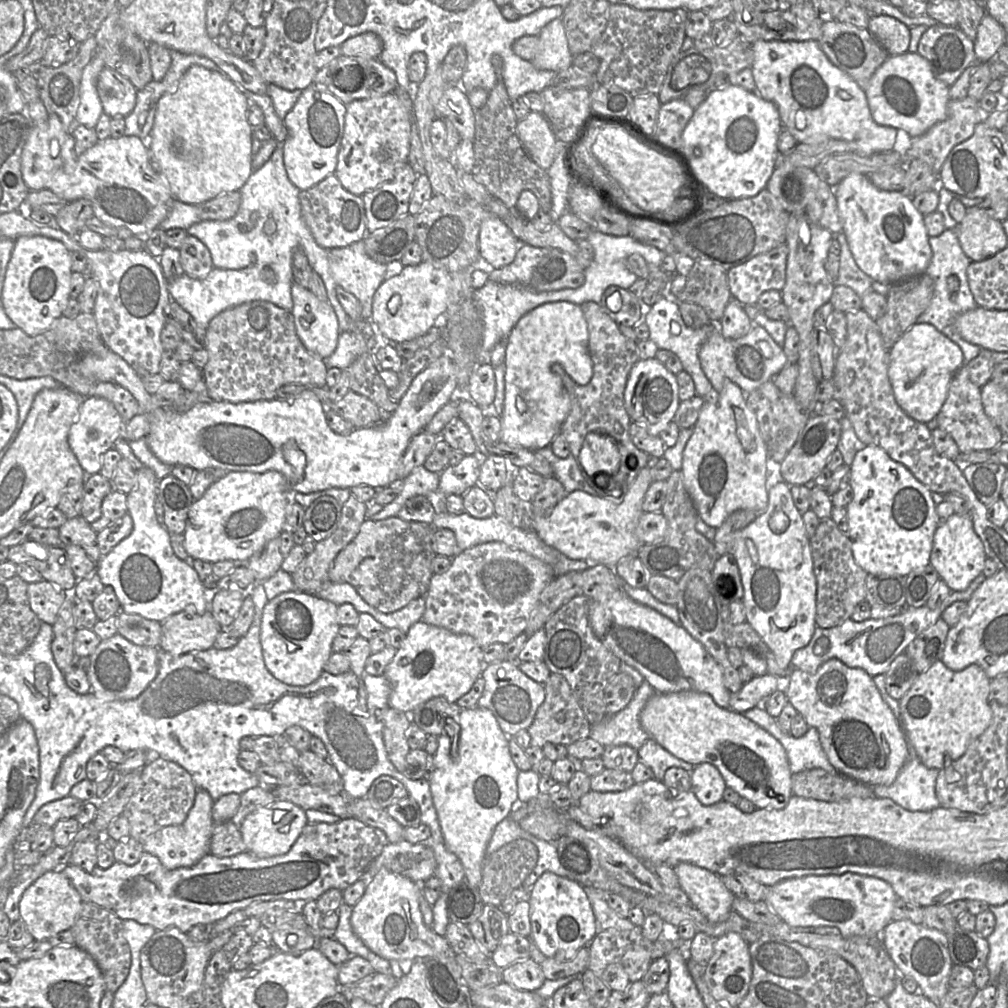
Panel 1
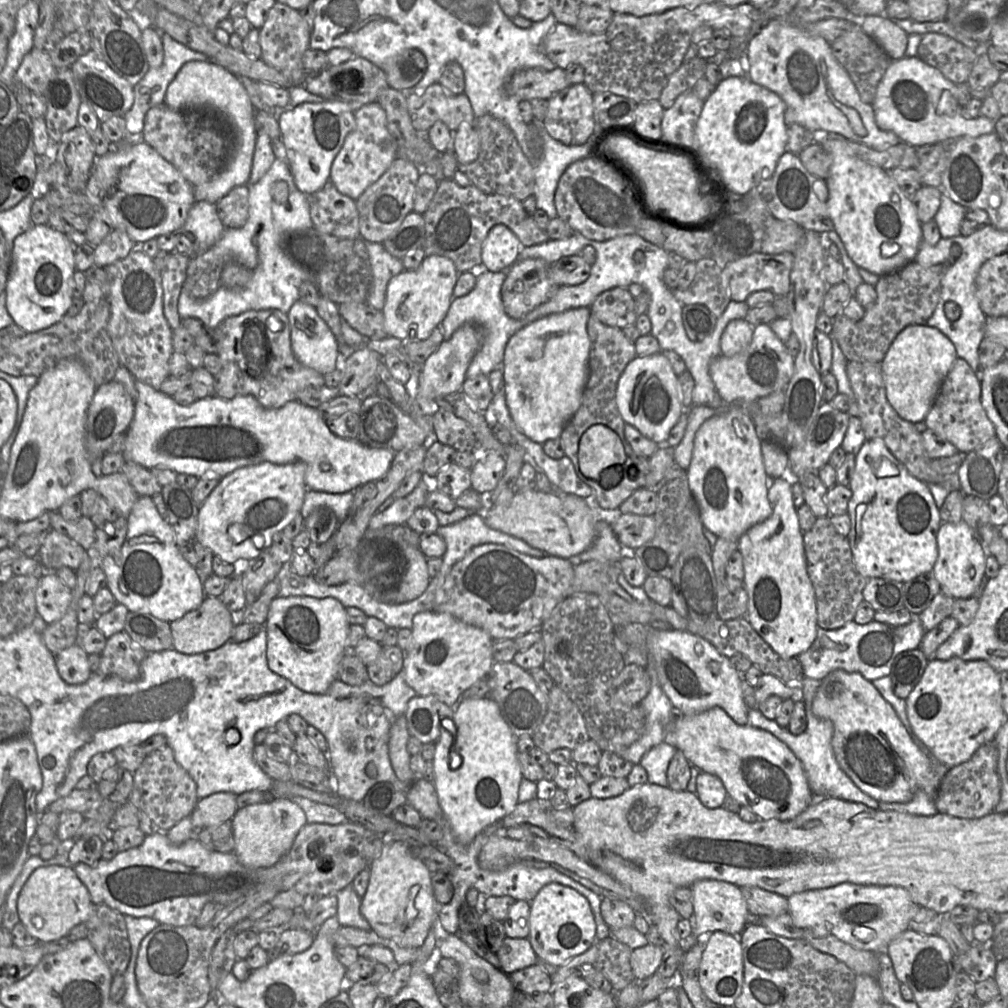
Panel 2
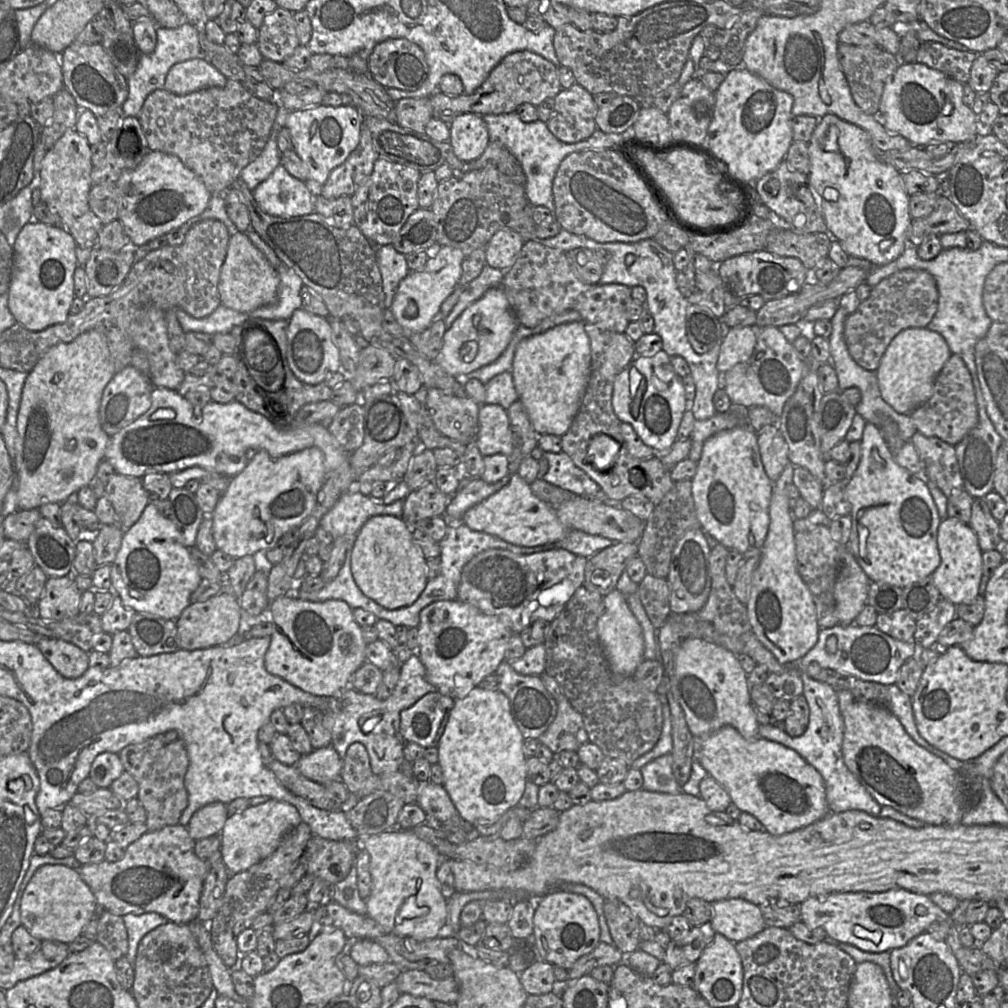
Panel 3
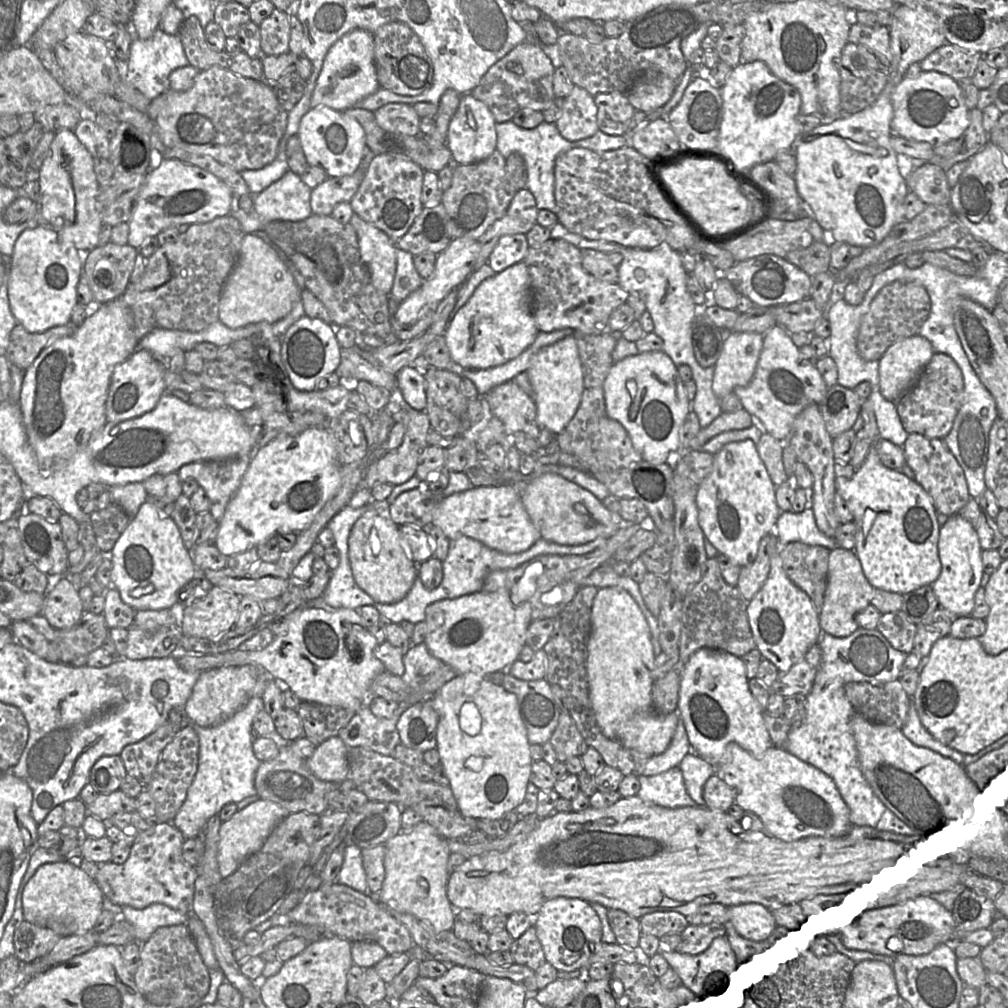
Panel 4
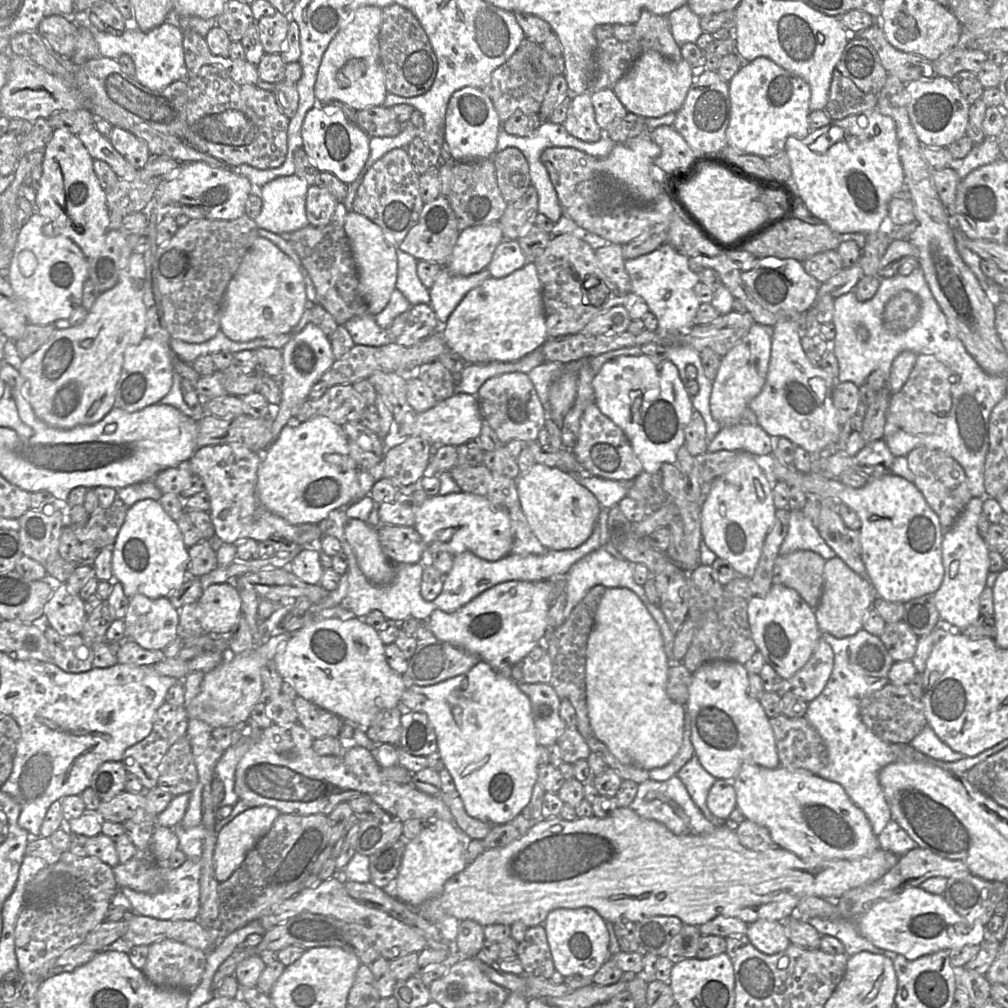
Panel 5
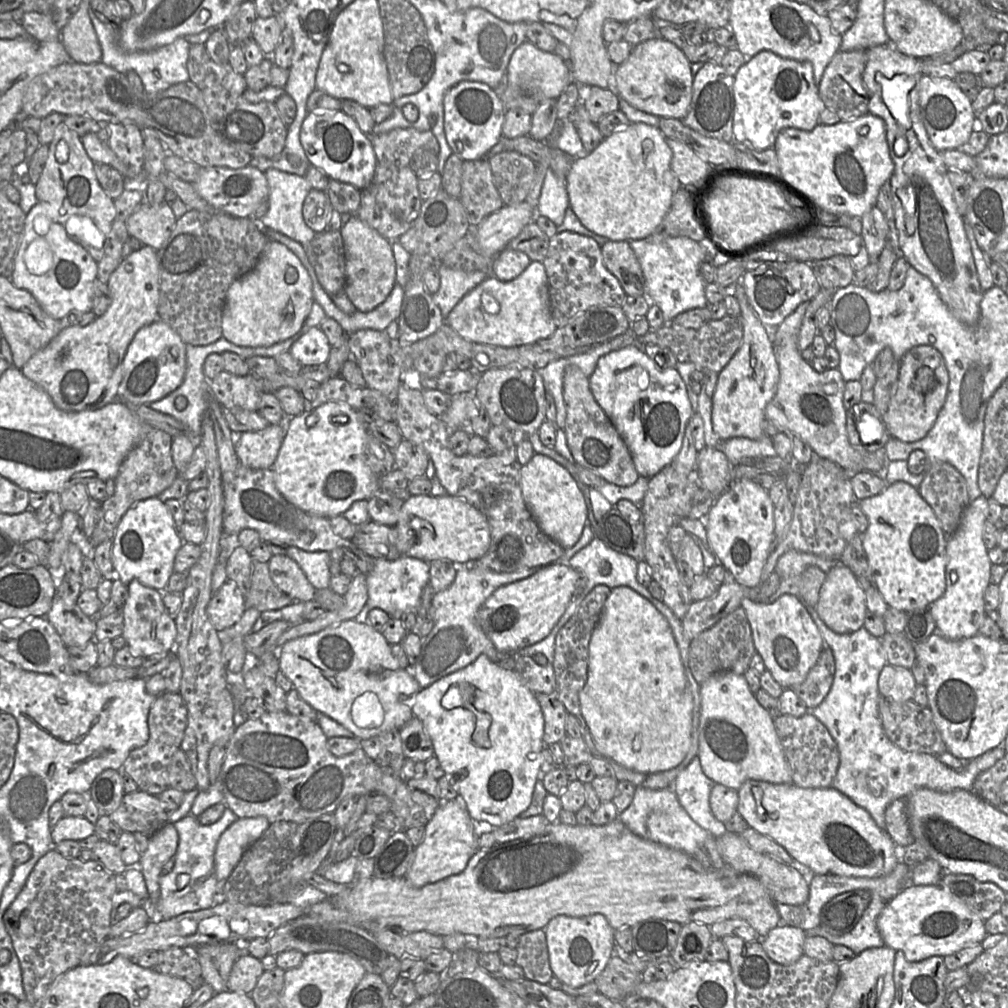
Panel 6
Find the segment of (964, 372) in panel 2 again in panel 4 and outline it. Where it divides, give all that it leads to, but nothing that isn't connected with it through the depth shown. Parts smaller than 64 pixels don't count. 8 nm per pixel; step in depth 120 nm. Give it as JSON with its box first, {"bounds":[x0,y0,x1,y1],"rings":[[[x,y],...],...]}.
{"bounds":[896,353,964,439],"rings":[[[934,353],[913,386],[896,402],[896,408],[906,432],[928,438],[944,439],[953,427],[963,402],[964,379],[956,361],[945,353]]]}

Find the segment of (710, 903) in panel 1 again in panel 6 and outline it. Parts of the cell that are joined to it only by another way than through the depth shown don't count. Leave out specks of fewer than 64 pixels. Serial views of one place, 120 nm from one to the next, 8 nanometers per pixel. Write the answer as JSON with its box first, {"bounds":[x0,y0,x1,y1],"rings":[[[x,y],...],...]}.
{"bounds":[760,923,806,965],"rings":[[[781,923],[761,937],[760,941],[771,960],[781,965],[790,965],[804,955],[806,936],[804,930]]]}

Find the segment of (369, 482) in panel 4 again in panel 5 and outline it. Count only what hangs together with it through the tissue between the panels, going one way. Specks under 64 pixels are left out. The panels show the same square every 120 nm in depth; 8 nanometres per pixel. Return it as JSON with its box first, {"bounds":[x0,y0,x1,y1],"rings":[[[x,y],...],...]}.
{"bounds":[383,436,430,486],"rings":[[[408,436],[392,446],[384,455],[383,477],[396,481],[399,486],[418,481],[426,469],[430,457],[430,443],[420,436]]]}

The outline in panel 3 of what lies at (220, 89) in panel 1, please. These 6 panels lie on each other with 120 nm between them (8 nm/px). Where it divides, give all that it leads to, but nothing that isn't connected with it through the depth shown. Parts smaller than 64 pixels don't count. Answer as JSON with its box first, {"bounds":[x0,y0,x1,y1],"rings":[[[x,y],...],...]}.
{"bounds":[164,57,227,95],"rings":[[[197,57],[174,64],[167,73],[164,88],[177,95],[186,95],[208,87],[223,87],[227,80],[204,57]]]}

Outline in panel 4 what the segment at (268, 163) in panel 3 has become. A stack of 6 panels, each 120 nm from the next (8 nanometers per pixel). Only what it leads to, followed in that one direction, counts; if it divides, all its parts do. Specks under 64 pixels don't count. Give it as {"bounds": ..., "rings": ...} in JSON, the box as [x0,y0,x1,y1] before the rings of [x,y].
{"bounds":[239,141,287,195],"rings":[[[280,141],[277,155],[271,163],[261,169],[247,169],[239,173],[246,182],[251,195],[257,195],[270,184],[280,179],[287,170],[286,144],[284,144],[284,141]]]}

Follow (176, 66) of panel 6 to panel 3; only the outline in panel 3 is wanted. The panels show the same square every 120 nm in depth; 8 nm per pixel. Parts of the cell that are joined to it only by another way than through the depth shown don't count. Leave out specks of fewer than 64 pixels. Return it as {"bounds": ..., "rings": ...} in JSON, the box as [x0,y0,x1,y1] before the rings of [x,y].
{"bounds":[121,23,203,117],"rings":[[[189,23],[173,29],[157,26],[156,33],[157,44],[154,51],[142,54],[136,70],[127,78],[128,96],[121,107],[124,116],[138,117],[147,96],[157,89],[164,88],[167,73],[174,64],[203,57],[198,31]]]}

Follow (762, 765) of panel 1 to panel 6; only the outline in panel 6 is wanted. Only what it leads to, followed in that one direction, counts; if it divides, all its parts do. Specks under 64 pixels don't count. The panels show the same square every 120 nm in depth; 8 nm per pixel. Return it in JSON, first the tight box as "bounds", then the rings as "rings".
{"bounds":[737,780,898,878],"rings":[[[747,780],[737,792],[739,795],[737,811],[748,825],[785,848],[795,861],[792,866],[805,876],[833,874],[876,878],[891,873],[898,864],[895,855],[896,844],[886,830],[877,826],[869,812],[834,787],[811,789],[798,787],[794,783],[772,784]]]}

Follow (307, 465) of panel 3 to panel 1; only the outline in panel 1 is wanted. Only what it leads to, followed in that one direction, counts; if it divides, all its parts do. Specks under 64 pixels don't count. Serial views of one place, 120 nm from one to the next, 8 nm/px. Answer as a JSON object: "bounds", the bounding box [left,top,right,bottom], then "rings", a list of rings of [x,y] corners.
{"bounds":[184,470,296,563],"rings":[[[275,470],[263,473],[228,472],[214,482],[204,495],[192,503],[184,531],[188,555],[210,563],[222,560],[249,560],[263,545],[285,529],[286,508],[294,501],[296,491],[289,489],[286,477]]]}

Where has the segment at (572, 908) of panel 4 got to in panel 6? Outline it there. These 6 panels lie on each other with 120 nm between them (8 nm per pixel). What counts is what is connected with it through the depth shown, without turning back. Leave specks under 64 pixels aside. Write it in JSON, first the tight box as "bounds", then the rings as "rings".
{"bounds":[543,913,614,987],"rings":[[[595,913],[582,917],[558,915],[543,929],[546,934],[551,971],[568,986],[581,987],[594,981],[614,954],[614,929],[603,914]]]}

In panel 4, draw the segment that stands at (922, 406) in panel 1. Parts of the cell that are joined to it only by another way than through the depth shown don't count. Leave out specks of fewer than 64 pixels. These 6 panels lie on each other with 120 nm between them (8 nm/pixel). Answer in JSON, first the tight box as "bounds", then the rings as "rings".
{"bounds":[879,334,935,402],"rings":[[[919,334],[892,344],[879,360],[879,385],[884,398],[897,402],[909,390],[935,350]]]}

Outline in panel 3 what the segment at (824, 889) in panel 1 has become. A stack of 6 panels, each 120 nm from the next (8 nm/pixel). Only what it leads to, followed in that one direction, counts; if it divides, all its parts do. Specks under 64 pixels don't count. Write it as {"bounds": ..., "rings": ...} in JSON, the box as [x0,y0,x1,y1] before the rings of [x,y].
{"bounds":[799,890,950,953],"rings":[[[907,890],[832,893],[825,897],[808,898],[799,904],[799,909],[801,922],[808,928],[821,928],[826,932],[827,939],[874,953],[900,948],[926,932],[932,923],[947,919],[950,915],[932,902],[928,895]]]}

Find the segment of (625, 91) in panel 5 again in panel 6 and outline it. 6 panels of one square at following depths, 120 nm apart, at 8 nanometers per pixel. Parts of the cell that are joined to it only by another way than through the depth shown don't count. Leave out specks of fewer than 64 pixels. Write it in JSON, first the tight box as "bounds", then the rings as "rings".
{"bounds":[615,36,693,117],"rings":[[[656,36],[636,45],[626,61],[615,67],[617,93],[631,106],[658,117],[686,117],[692,100],[693,75],[690,62],[676,45]]]}

